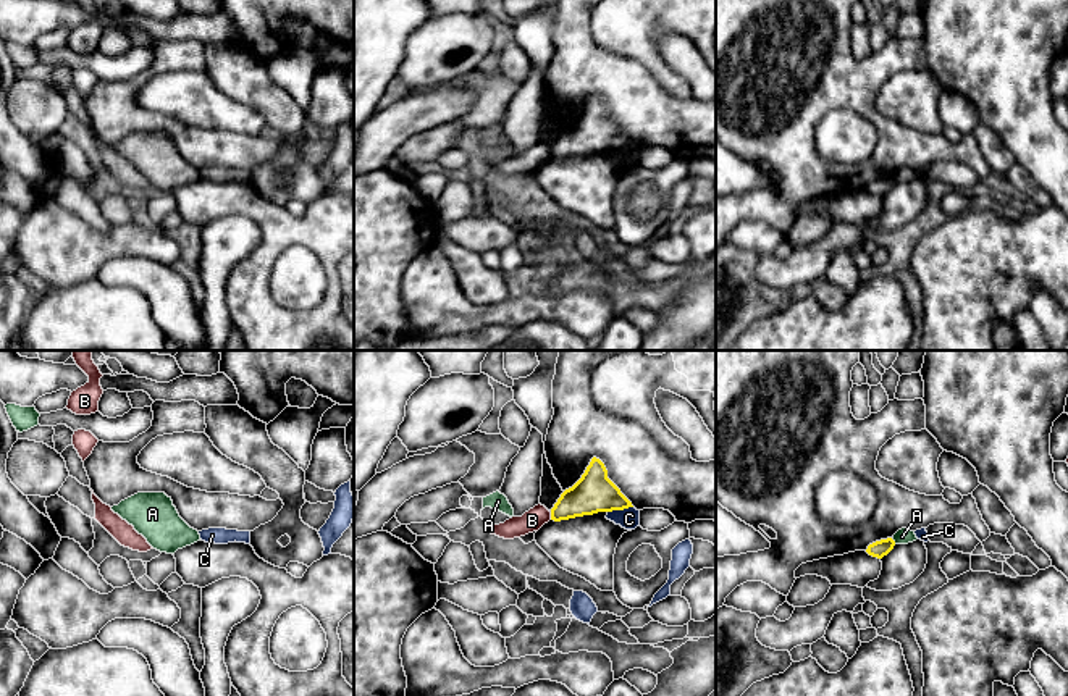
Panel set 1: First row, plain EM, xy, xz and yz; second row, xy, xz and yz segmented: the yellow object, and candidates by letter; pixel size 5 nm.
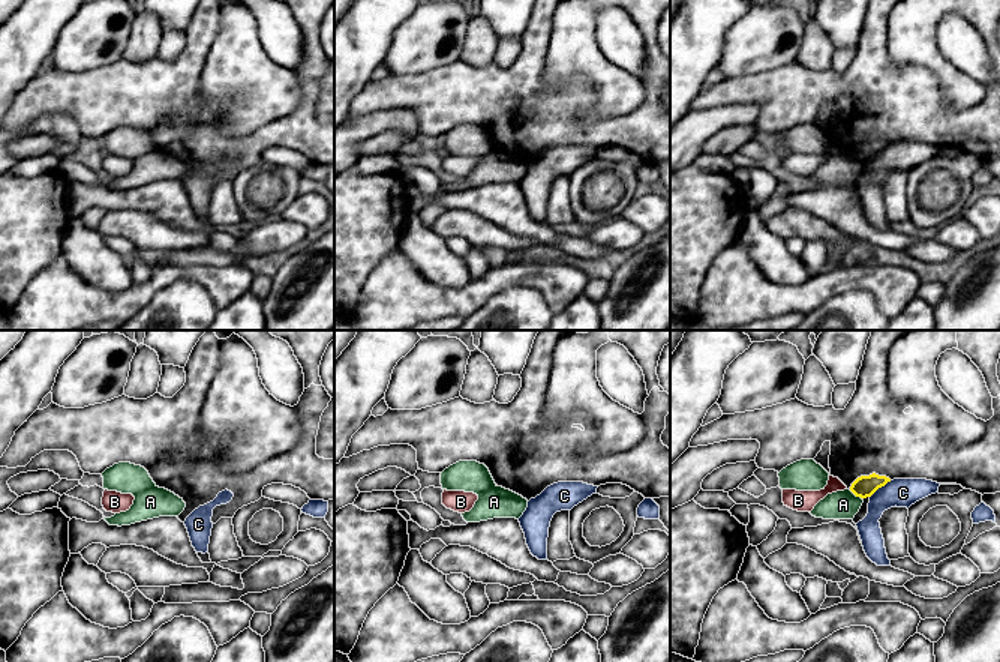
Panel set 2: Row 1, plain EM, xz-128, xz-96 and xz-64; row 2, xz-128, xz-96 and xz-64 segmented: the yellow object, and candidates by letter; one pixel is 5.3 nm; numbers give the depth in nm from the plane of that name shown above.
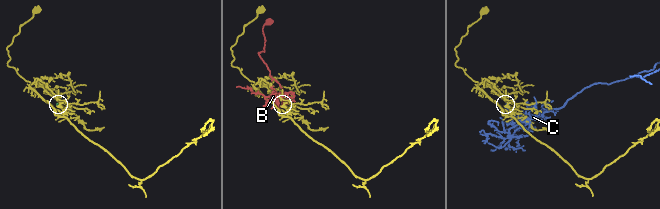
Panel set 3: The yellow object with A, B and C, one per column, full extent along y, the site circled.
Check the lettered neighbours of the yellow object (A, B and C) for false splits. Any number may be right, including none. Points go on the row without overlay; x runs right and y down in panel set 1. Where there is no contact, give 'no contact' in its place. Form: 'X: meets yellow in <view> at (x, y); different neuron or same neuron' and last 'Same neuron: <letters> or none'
A: meets yellow in yz at (894, 180); different neuron
B: meets yellow in xz at (551, 154); different neuron
C: meets yellow in xz at (619, 147); different neuron
Same neuron: none

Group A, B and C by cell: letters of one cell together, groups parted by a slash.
A / B / C

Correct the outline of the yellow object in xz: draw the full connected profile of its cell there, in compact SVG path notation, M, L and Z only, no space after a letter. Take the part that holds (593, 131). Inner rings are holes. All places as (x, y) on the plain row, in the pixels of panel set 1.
M593 95L582 116L561 132L551 147L551 158L561 160L629 145L633 145L632 140L608 116L604 102Z

